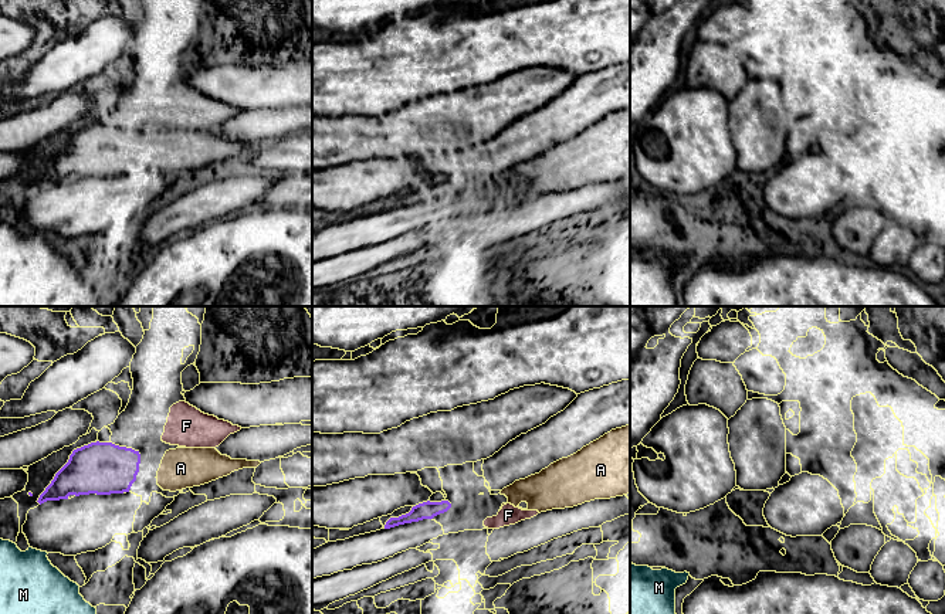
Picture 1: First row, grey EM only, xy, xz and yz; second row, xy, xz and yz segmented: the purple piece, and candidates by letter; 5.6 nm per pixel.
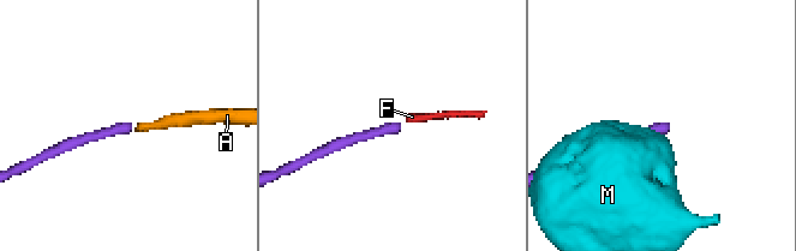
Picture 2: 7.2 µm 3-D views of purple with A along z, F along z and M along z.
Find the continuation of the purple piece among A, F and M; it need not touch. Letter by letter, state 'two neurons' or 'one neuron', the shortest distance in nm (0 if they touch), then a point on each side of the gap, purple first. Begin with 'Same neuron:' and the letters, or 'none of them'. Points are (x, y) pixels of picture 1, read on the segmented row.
Same neuron: A
A: one neuron | 110 nm | xy (138, 471), (156, 477)
F: two neurons | 150 nm | xy (138, 451), (162, 440)
M: two neurons | 260 nm | xy (40, 504), (31, 548)

